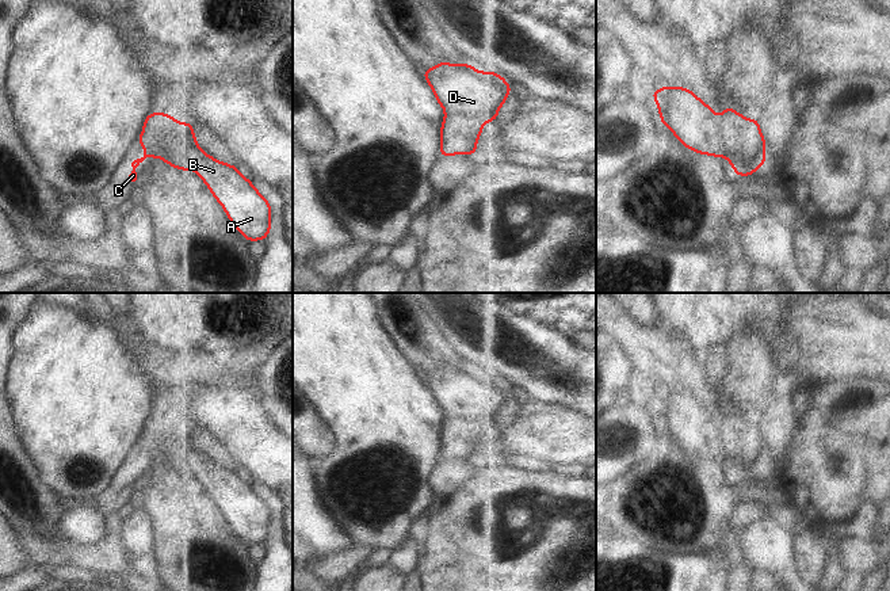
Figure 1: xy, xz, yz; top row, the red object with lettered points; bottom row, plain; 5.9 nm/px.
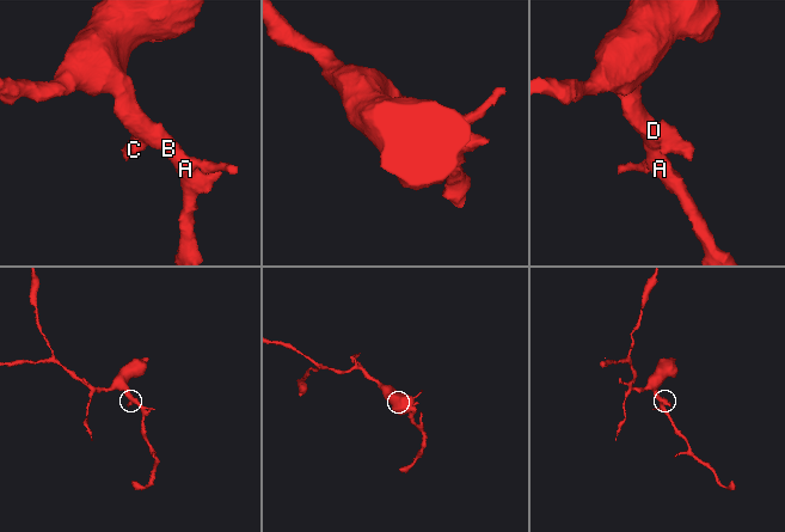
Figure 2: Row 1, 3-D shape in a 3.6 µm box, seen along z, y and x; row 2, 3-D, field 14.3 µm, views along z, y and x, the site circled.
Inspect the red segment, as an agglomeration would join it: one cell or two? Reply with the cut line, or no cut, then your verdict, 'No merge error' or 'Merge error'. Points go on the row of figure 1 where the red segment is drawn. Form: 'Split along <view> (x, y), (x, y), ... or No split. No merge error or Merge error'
Split along xy (178, 121), (171, 130), (155, 128), (149, 136), (141, 136). Merge error.

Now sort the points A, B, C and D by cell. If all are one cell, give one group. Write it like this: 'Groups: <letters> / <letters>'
Groups: A B D / C.

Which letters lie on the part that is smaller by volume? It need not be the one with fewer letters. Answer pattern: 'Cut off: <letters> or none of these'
Cut off: C

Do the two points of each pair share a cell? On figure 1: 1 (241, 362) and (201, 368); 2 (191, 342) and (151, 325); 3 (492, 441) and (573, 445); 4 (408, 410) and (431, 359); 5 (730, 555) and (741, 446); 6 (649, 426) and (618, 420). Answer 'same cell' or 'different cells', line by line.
1: same cell
2: same cell
3: same cell
4: different cells
5: different cells
6: same cell

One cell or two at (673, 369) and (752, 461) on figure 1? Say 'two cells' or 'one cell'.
one cell

